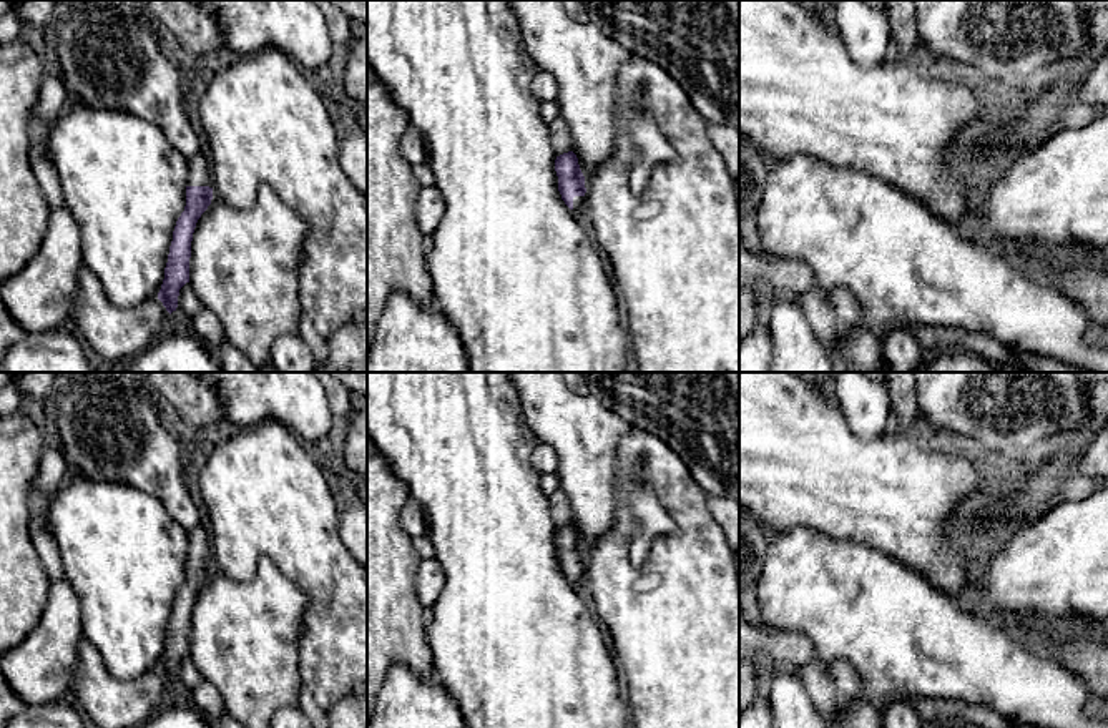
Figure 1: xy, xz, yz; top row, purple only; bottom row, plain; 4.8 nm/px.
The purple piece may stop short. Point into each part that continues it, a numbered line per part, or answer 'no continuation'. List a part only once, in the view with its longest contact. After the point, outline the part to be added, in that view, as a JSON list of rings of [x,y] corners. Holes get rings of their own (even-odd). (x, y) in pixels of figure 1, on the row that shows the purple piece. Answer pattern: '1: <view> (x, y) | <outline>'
1: xy (198, 167) | [[[196,155],[189,160],[188,186],[211,188],[209,163],[206,161],[203,155]]]

